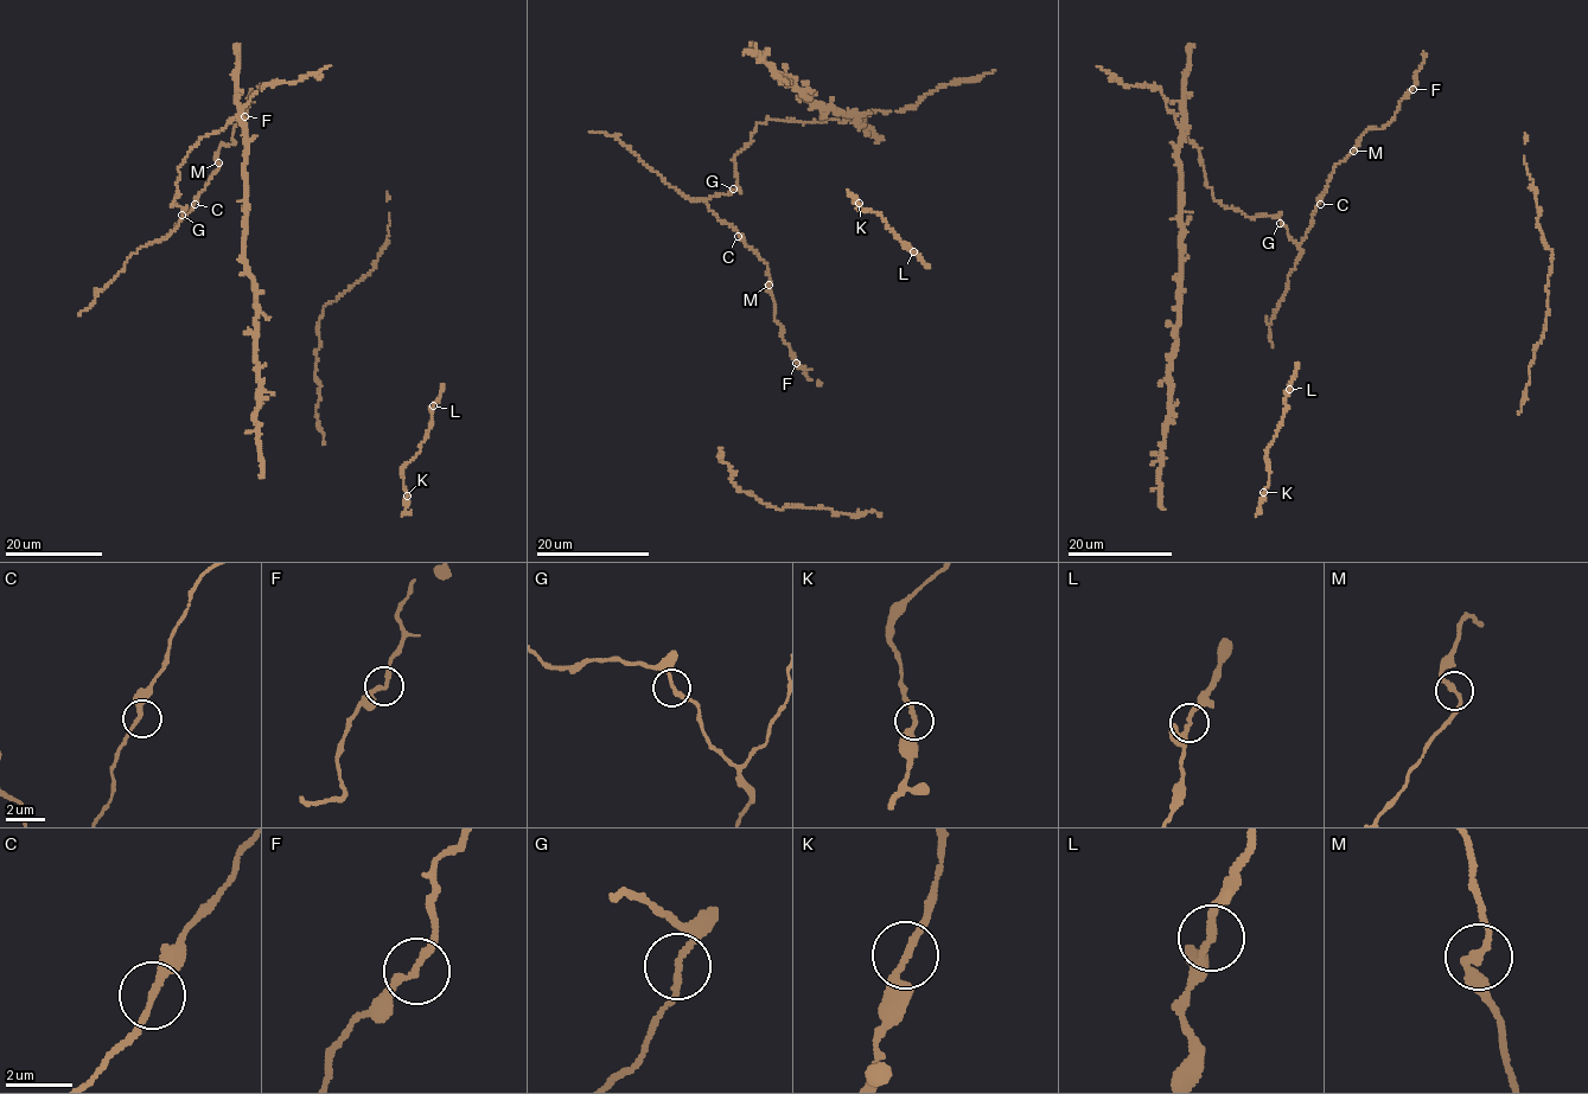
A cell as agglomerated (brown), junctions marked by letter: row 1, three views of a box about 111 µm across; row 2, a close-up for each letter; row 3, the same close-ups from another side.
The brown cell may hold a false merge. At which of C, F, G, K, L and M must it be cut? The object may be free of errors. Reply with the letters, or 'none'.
none

